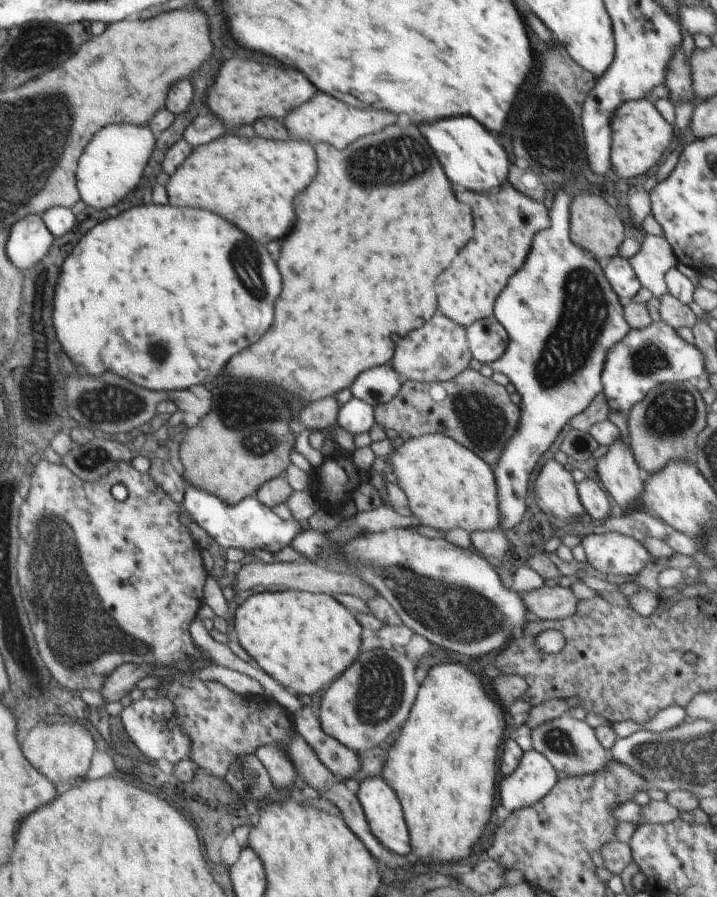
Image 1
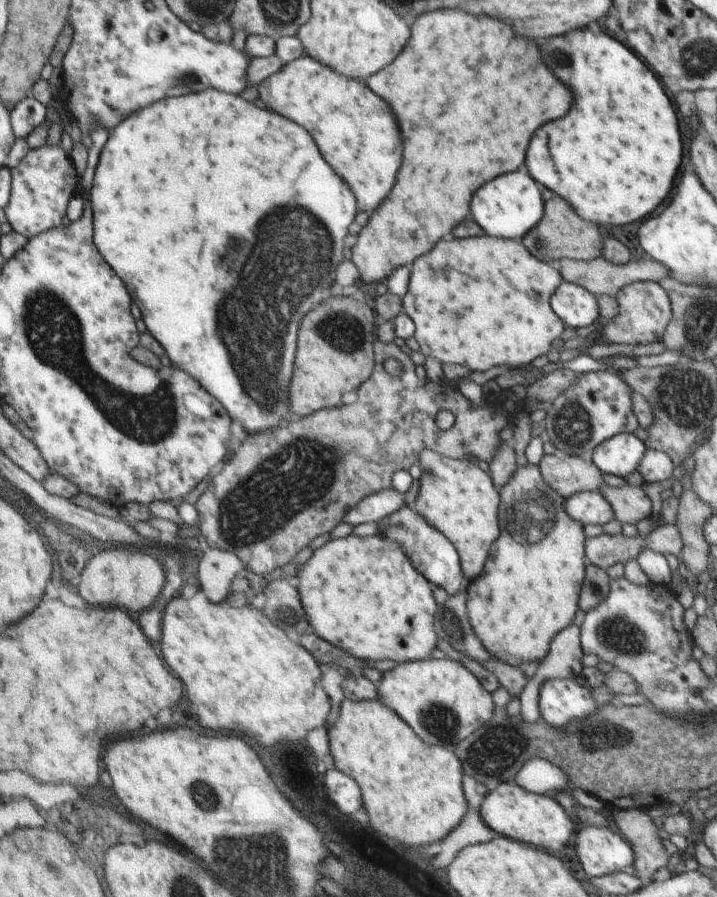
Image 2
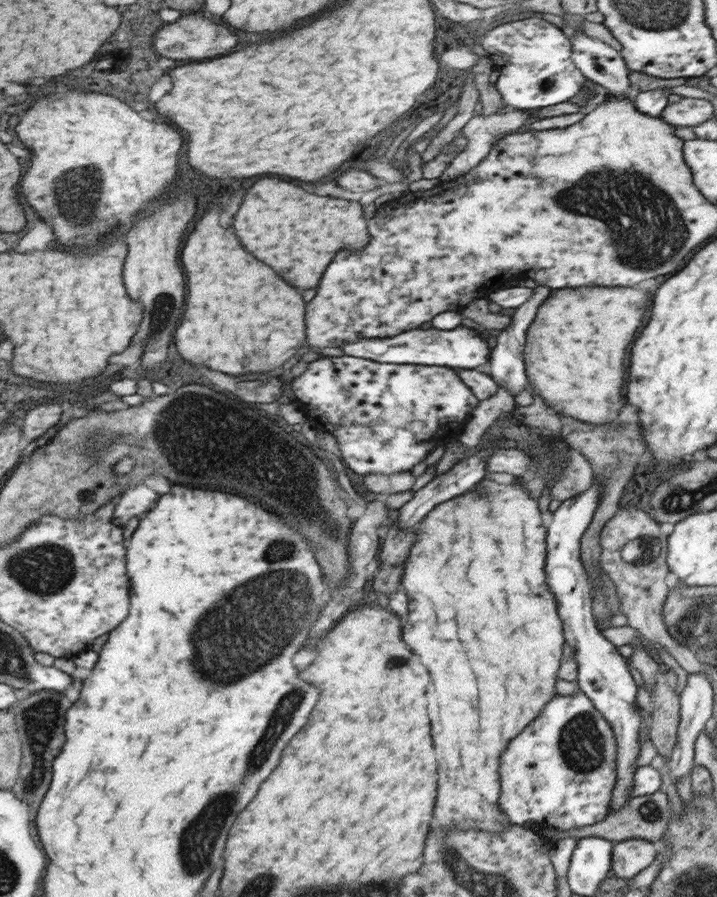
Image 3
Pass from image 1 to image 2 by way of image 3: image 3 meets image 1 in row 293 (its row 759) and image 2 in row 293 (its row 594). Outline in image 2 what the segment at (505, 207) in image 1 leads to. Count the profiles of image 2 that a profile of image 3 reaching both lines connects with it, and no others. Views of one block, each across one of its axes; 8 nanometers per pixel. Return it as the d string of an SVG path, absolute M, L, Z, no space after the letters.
M486 234L480 238L464 238L464 240L442 240L434 246L434 250L430 250L428 254L420 256L414 264L410 265L411 273L409 280L408 292L401 298L403 308L402 312L406 313L415 324L415 333L413 336L416 338L420 345L420 352L428 358L439 361L444 364L460 364L460 366L468 366L470 370L490 370L494 366L522 366L522 364L534 364L536 358L548 354L551 346L556 346L562 338L562 332L566 325L563 320L550 308L550 296L555 294L555 291L564 282L560 271L555 264L542 262L534 258L529 250L520 240L516 239L503 239L491 237Z

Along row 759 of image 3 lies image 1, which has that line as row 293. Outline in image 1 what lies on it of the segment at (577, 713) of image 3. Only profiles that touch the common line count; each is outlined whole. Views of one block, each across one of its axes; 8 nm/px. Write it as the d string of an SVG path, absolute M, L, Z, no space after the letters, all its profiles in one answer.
M562 188L555 191L552 207L549 209L550 226L534 234L525 263L509 278L505 289L494 302L494 318L506 329L509 342L504 354L488 366L494 373L508 376L521 397L518 404L518 428L506 442L504 450L500 452L498 464L493 469L498 487L498 508L502 514L500 530L505 533L516 528L524 518L526 488L538 460L558 438L566 422L586 410L592 399L603 392L601 372L606 354L631 329L624 318L620 298L611 287L598 260L569 238L570 203L573 197Z

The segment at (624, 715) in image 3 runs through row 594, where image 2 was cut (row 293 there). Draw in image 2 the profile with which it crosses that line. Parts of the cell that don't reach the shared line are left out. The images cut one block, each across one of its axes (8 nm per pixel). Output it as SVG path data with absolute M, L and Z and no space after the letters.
M563 282L555 291L551 306L563 323L572 328L592 324L599 316L597 297L570 282Z

